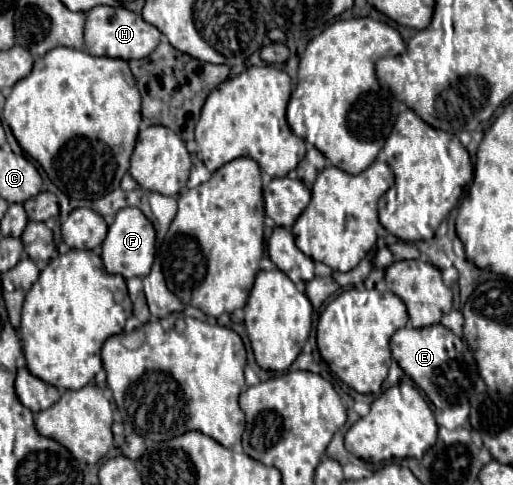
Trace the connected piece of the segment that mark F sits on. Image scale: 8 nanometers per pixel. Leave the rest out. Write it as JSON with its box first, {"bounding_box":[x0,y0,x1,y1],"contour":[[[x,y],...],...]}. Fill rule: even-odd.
{"bounding_box":[102,208,154,280],"contour":[[[122,208],[116,214],[114,224],[108,228],[108,236],[102,244],[102,260],[108,274],[120,274],[126,280],[134,276],[144,278],[154,262],[154,238],[152,222],[138,208]]]}

